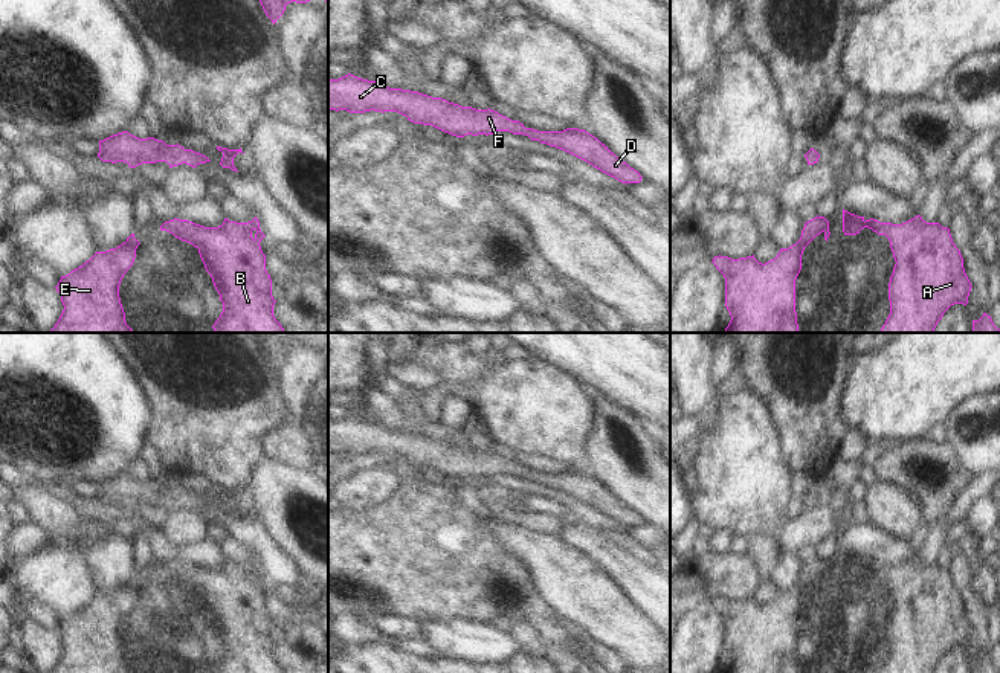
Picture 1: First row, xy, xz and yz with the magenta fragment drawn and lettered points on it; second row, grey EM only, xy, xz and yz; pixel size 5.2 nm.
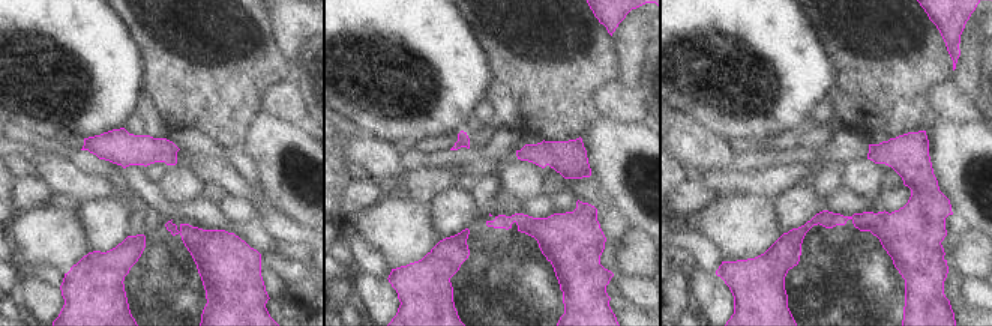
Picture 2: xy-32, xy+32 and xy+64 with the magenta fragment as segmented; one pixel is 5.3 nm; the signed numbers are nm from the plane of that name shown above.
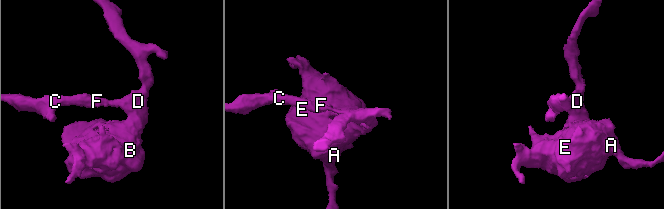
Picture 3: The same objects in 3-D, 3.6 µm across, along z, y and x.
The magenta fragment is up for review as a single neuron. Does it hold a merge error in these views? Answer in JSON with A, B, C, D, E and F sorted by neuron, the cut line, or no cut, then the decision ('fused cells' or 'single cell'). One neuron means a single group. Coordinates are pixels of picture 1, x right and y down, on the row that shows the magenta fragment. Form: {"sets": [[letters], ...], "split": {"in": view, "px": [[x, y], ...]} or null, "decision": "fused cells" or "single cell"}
{"sets": [["A", "B", "C", "D", "E", "F"]], "split": null, "decision": "single cell"}

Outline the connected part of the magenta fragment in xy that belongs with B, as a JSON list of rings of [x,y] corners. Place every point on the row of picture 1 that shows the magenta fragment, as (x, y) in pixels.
[[[256,217],[247,223],[224,218],[218,227],[174,218],[165,221],[160,230],[198,249],[223,302],[214,333],[285,333],[273,316],[276,301],[260,246],[266,235]]]

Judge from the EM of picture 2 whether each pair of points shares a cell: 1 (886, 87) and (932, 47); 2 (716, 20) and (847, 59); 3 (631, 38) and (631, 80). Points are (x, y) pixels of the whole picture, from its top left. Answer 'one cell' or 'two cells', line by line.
1: one cell
2: two cells
3: one cell

